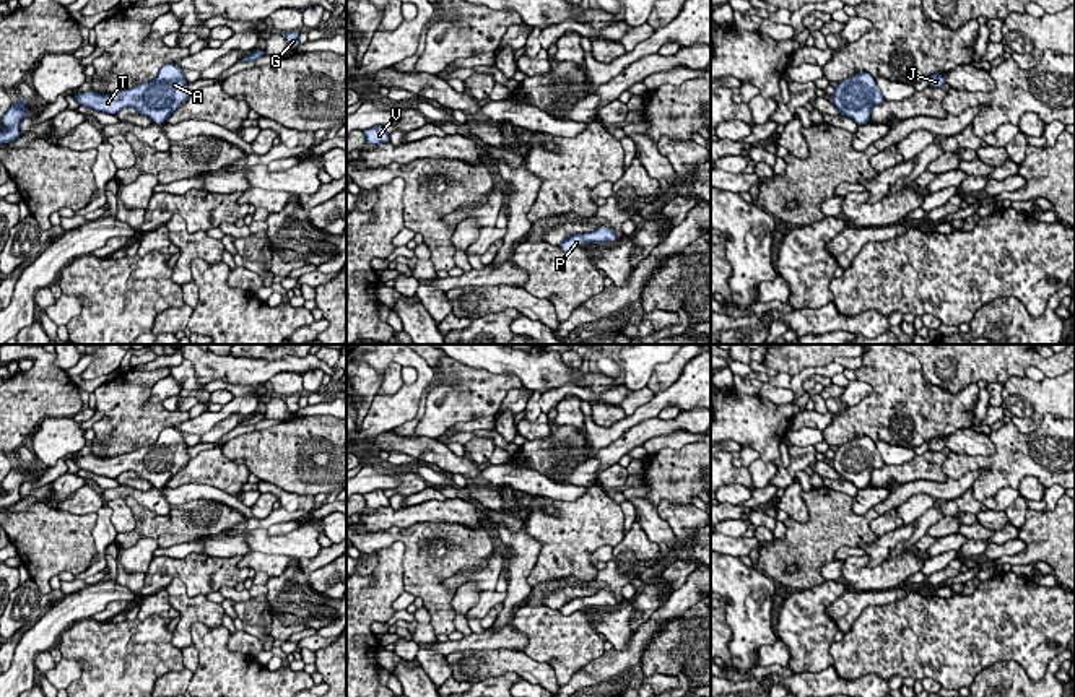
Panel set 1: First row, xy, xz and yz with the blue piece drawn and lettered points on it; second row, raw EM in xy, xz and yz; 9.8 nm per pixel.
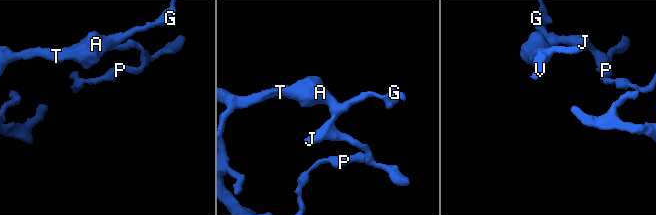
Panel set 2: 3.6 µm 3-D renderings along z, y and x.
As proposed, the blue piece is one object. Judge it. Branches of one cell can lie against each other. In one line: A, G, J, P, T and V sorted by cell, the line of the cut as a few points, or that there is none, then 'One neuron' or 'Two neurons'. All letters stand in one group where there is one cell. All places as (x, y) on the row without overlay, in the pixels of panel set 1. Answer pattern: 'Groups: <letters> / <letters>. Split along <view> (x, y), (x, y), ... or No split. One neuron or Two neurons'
Groups: A G J P T V. No split. One neuron

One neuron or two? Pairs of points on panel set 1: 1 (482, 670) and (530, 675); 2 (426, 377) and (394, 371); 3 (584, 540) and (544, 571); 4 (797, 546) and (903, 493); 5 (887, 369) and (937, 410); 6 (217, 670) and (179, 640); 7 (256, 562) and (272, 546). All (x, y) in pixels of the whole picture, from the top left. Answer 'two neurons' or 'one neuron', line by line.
1: one neuron
2: two neurons
3: one neuron
4: one neuron
5: one neuron
6: two neurons
7: two neurons

